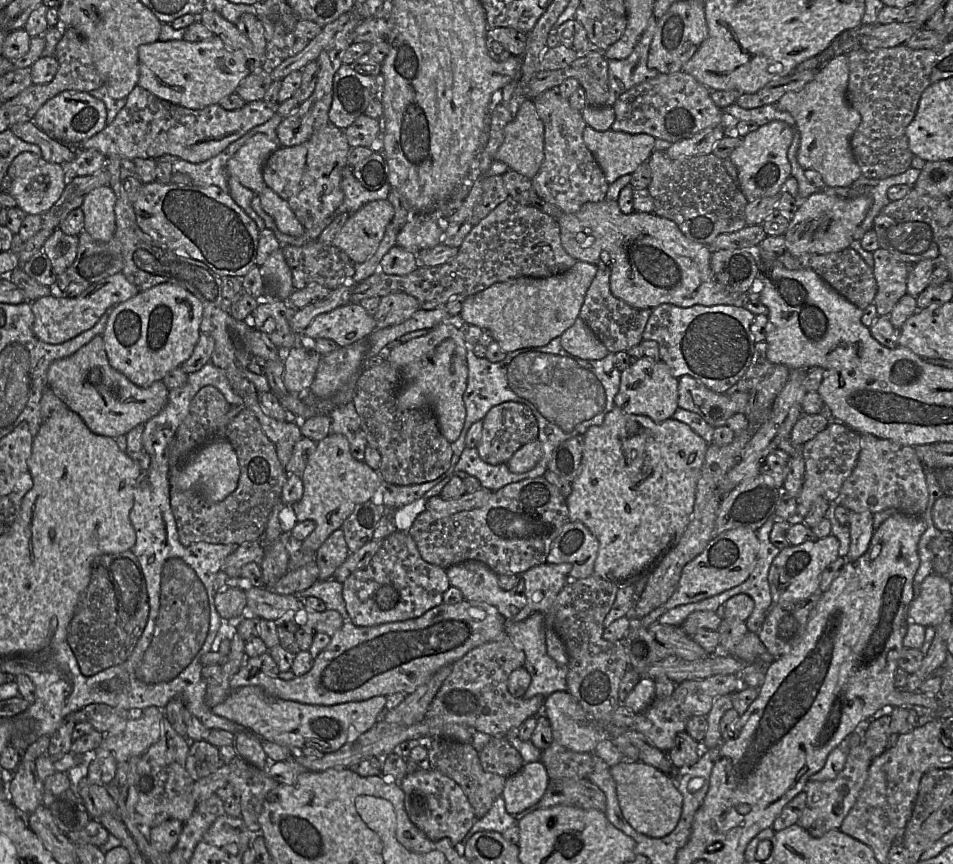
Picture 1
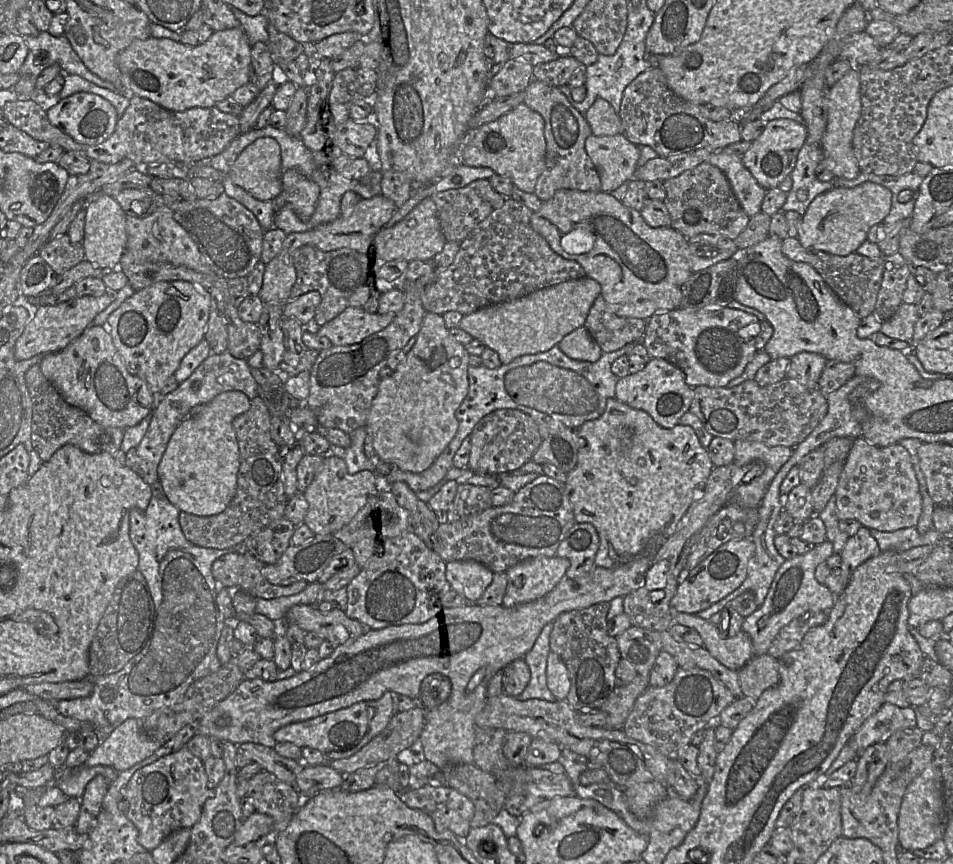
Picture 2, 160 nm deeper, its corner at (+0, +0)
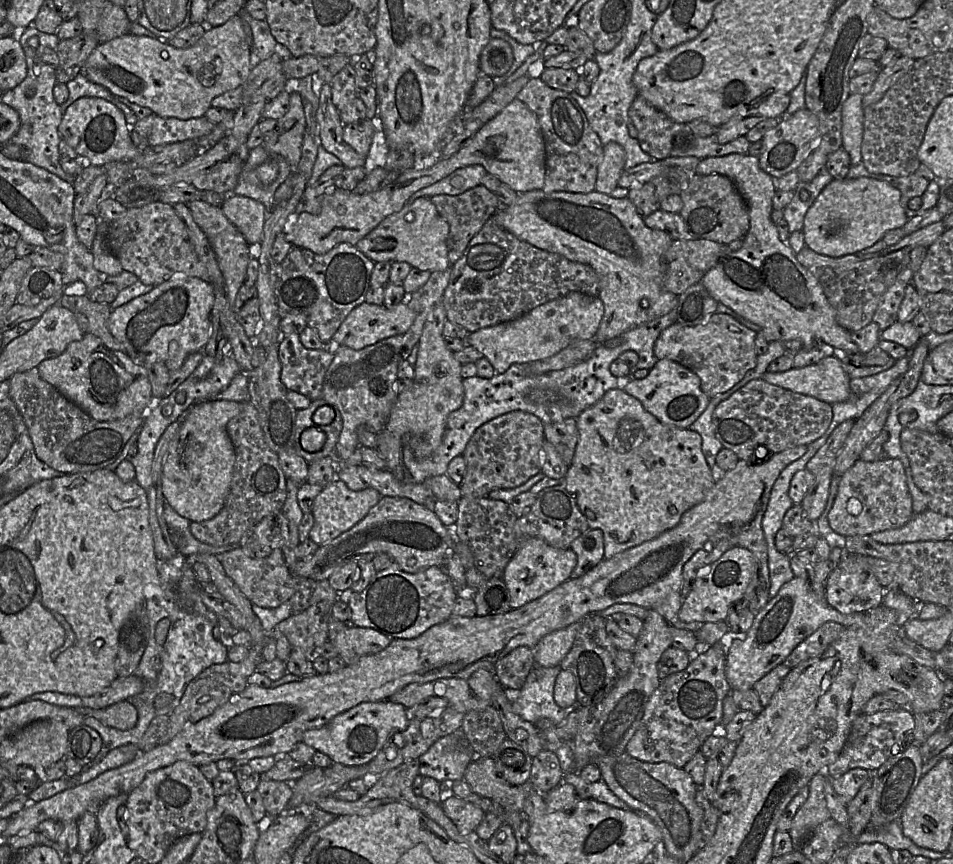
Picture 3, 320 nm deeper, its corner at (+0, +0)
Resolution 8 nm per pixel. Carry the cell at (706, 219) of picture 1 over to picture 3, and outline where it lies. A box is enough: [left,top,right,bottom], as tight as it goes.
[679,174,750,245]

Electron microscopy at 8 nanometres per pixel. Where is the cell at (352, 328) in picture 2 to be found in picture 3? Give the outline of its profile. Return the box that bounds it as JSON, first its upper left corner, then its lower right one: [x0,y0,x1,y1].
[333,301,415,349]

